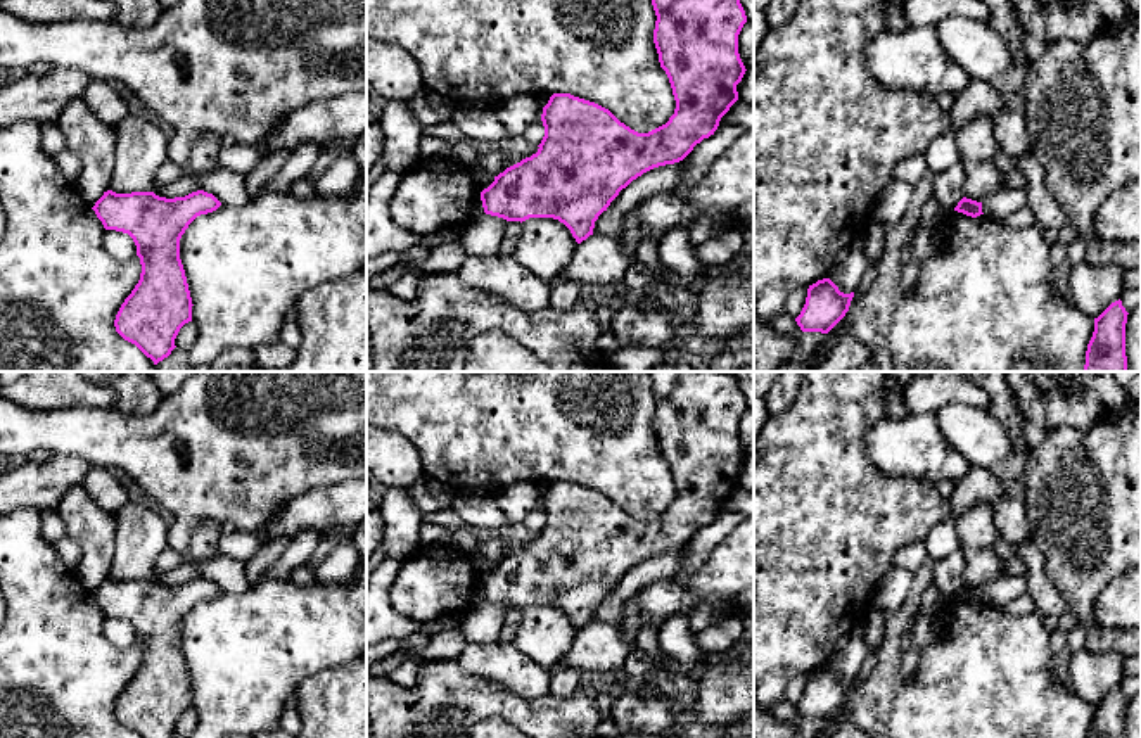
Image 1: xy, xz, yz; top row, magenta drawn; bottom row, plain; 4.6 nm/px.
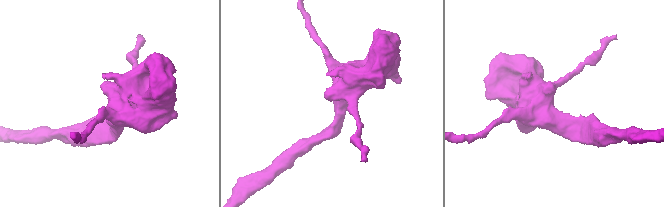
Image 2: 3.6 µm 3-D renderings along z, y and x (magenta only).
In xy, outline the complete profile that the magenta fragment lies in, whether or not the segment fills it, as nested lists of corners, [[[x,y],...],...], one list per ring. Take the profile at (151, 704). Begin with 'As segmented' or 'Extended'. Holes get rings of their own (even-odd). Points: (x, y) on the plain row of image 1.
As segmented. [[[107,577],[92,595],[105,617],[128,620],[137,633],[140,667],[121,691],[114,714],[140,738],[173,738],[180,716],[192,709],[180,626],[197,603],[220,593],[204,577],[175,586],[154,579]]]

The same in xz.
As segmented. [[[650,372],[650,375],[657,403],[653,430],[660,455],[666,458],[672,475],[674,501],[666,512],[648,520],[638,520],[595,489],[570,480],[553,480],[543,494],[545,524],[538,532],[538,539],[507,555],[481,579],[486,601],[520,610],[529,605],[553,605],[564,610],[576,629],[581,631],[593,622],[598,603],[633,567],[653,555],[683,548],[697,531],[714,522],[721,505],[738,487],[736,472],[747,458],[738,441],[738,422],[747,410],[740,384],[735,375],[723,372]]]

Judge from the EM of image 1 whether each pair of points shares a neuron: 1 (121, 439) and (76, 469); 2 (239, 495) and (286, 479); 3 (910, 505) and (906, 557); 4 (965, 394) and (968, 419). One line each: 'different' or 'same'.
1: different
2: same
3: different
4: different

